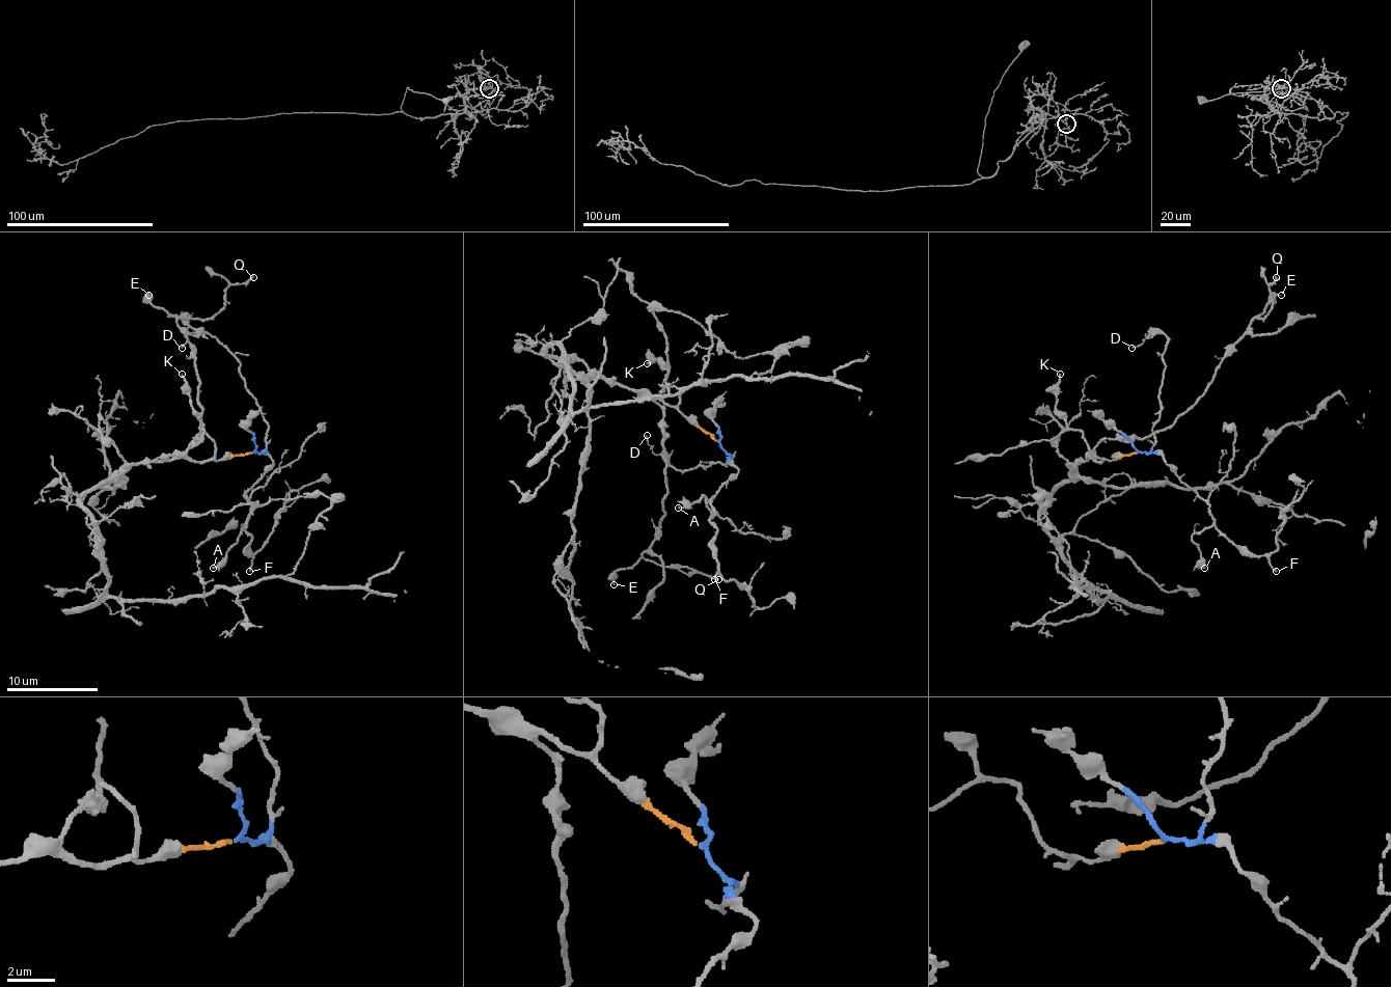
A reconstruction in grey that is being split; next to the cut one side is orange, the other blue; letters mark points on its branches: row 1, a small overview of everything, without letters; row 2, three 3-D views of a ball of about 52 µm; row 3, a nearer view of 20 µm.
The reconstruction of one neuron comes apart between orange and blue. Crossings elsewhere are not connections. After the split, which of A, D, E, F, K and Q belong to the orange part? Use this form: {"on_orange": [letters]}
{"on_orange": ["E", "K", "Q"]}

